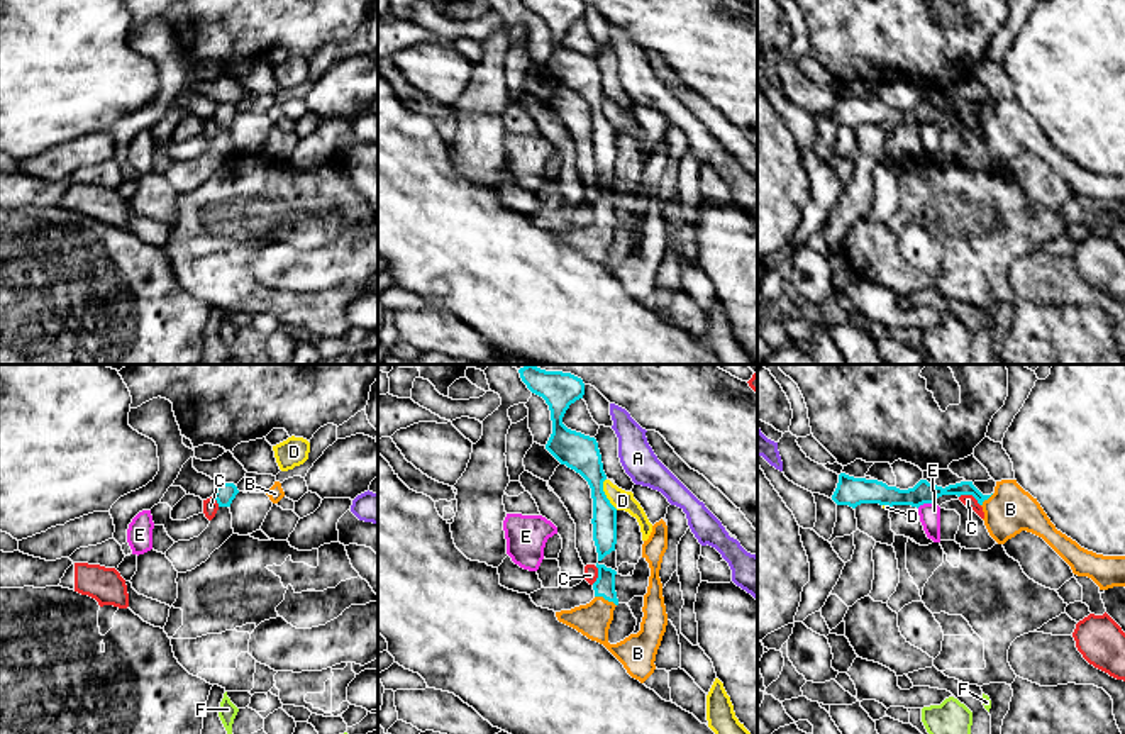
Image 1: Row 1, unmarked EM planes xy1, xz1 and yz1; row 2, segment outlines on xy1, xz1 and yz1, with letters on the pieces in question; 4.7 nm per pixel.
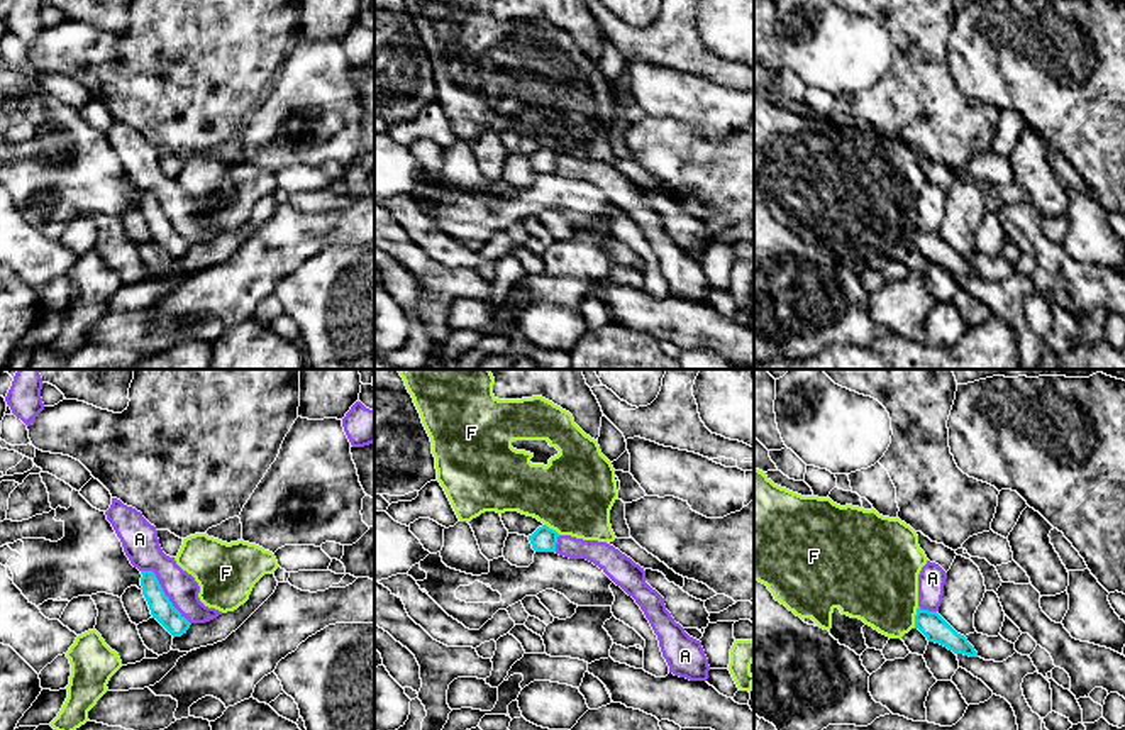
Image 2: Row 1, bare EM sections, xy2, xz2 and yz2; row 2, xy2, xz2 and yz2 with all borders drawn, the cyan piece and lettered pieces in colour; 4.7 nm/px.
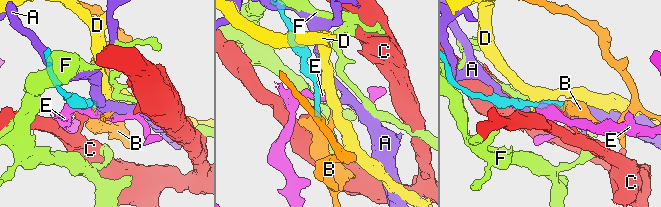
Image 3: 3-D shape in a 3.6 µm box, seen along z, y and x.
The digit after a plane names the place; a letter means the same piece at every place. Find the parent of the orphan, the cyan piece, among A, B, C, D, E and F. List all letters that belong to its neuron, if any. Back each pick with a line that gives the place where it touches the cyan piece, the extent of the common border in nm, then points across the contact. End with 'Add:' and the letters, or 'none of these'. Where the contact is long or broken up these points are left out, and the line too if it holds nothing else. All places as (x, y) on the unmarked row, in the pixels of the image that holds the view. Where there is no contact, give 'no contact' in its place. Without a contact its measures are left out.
B: contact xz1 (605, 219); length 120 nm; way xz1 (604, 207), (605, 219), (593, 239)
Add: B

